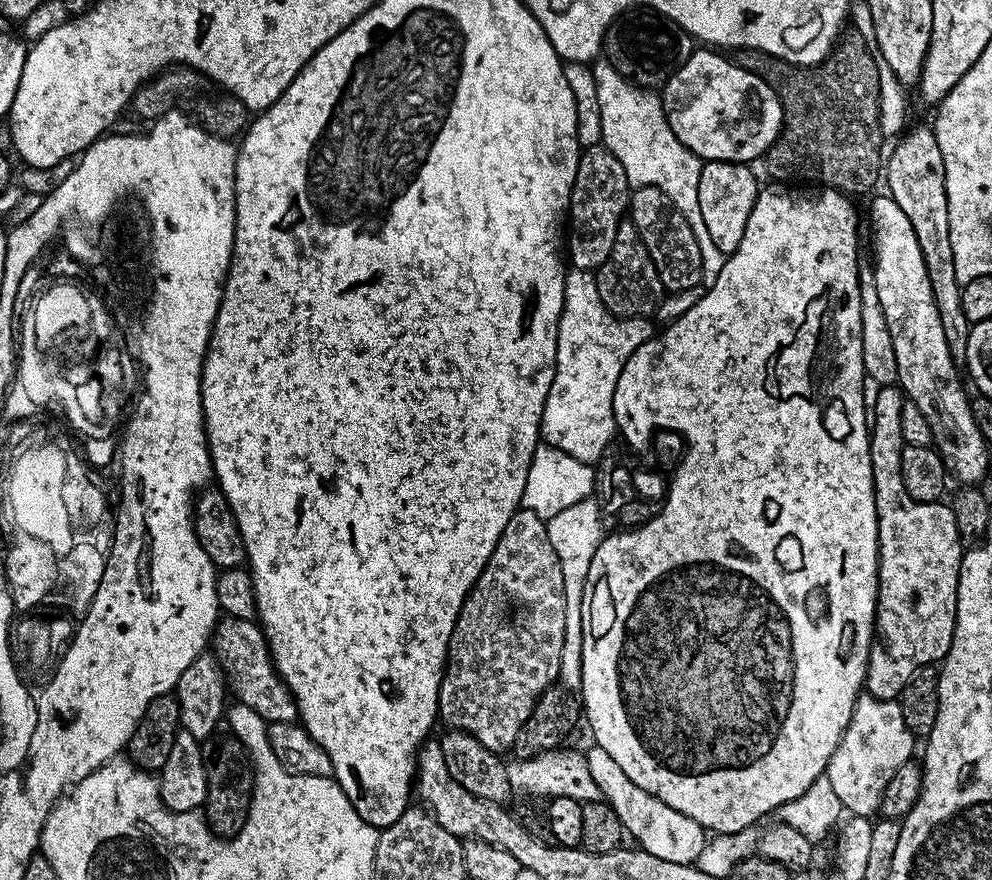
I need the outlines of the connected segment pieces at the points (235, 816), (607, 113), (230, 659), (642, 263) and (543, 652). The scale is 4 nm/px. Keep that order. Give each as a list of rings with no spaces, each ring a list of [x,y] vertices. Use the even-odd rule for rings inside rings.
[[[213,734],[203,741],[202,758],[206,766],[206,798],[202,814],[216,838],[231,838],[244,829],[248,821],[248,807],[252,801],[252,765],[248,751],[235,735]]]
[[[597,59],[591,65],[597,87],[598,108],[601,111],[603,147],[610,150],[626,172],[628,183],[635,189],[654,186],[662,190],[675,206],[698,240],[702,251],[703,278],[701,283],[708,287],[717,281],[727,257],[714,246],[707,233],[702,210],[698,206],[698,183],[704,162],[688,147],[682,146],[677,135],[670,130],[661,95],[653,89],[640,88],[630,83],[607,59]]]
[[[242,618],[217,619],[210,641],[211,651],[224,672],[227,687],[236,695],[239,703],[250,706],[256,714],[269,724],[274,722],[293,722],[297,719],[296,699],[288,693],[284,679],[276,672],[264,629],[256,620]]]
[[[625,218],[620,221],[618,234],[614,234],[614,250],[610,250],[610,258],[602,262],[600,268],[594,272],[598,282],[598,294],[610,314],[621,318],[630,316],[651,317],[659,308],[662,299],[660,279],[654,270],[654,262],[650,262],[650,254],[646,254],[646,246],[642,246],[642,238],[638,238],[638,230],[632,225],[631,219]]]
[[[521,507],[506,522],[494,554],[490,554],[482,574],[468,592],[458,622],[454,622],[440,687],[439,719],[449,720],[453,729],[469,732],[486,750],[497,754],[504,754],[507,748],[509,751],[516,743],[518,730],[522,730],[522,722],[530,718],[536,700],[559,681],[565,638],[566,594],[558,554],[550,546],[546,521]]]

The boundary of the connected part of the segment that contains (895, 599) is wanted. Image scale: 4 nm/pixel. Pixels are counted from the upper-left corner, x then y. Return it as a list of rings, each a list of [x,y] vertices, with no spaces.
[[[880,386],[875,391],[876,397],[870,400],[868,445],[878,518],[880,591],[876,594],[876,622],[864,688],[874,698],[896,700],[919,668],[943,661],[950,650],[956,629],[962,541],[947,503],[919,504],[906,494],[900,477],[900,459],[905,446],[902,406],[906,397],[896,386]]]

